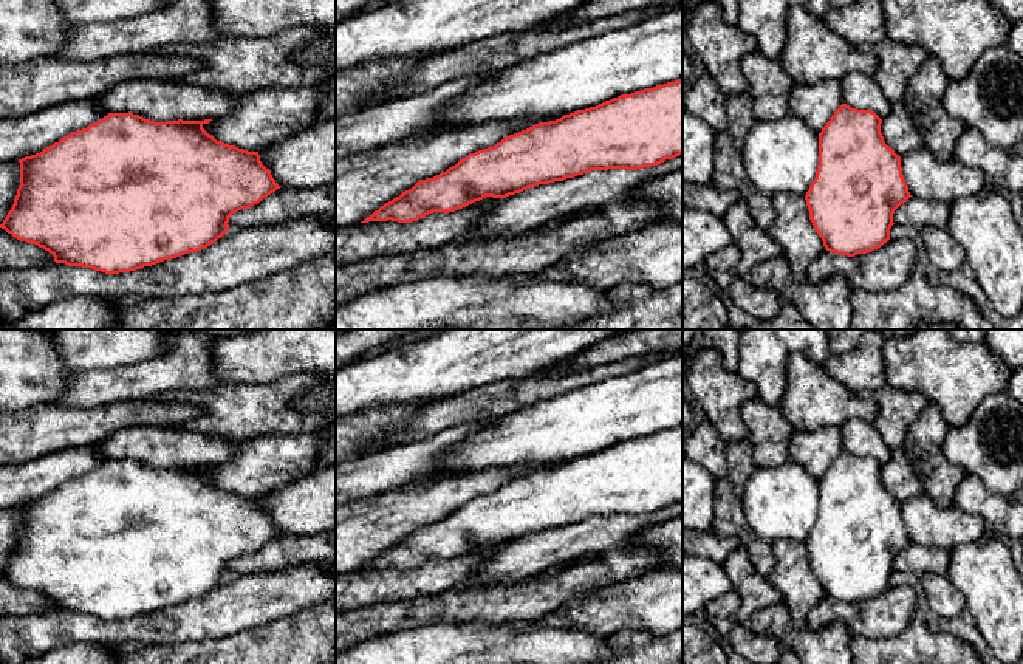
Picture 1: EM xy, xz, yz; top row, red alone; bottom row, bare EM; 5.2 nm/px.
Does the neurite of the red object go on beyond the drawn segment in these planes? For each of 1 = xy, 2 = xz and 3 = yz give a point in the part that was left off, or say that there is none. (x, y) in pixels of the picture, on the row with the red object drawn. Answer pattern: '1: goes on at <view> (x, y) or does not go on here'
1: does not go on here
2: does not go on here
3: does not go on here

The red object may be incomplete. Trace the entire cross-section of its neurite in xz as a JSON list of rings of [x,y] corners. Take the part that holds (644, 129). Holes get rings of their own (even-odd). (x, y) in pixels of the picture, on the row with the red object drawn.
[[[683,79],[621,94],[596,107],[539,122],[509,135],[494,147],[469,153],[433,178],[381,206],[361,223],[412,223],[433,212],[455,212],[486,197],[506,198],[539,184],[574,178],[591,170],[652,167],[683,155]]]

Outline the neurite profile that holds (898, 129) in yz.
[[[902,99],[891,102],[890,113],[882,119],[881,133],[885,144],[902,156],[922,144],[922,136],[910,118]]]

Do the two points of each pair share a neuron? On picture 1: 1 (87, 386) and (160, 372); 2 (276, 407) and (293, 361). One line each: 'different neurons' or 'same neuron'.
1: same neuron
2: different neurons

